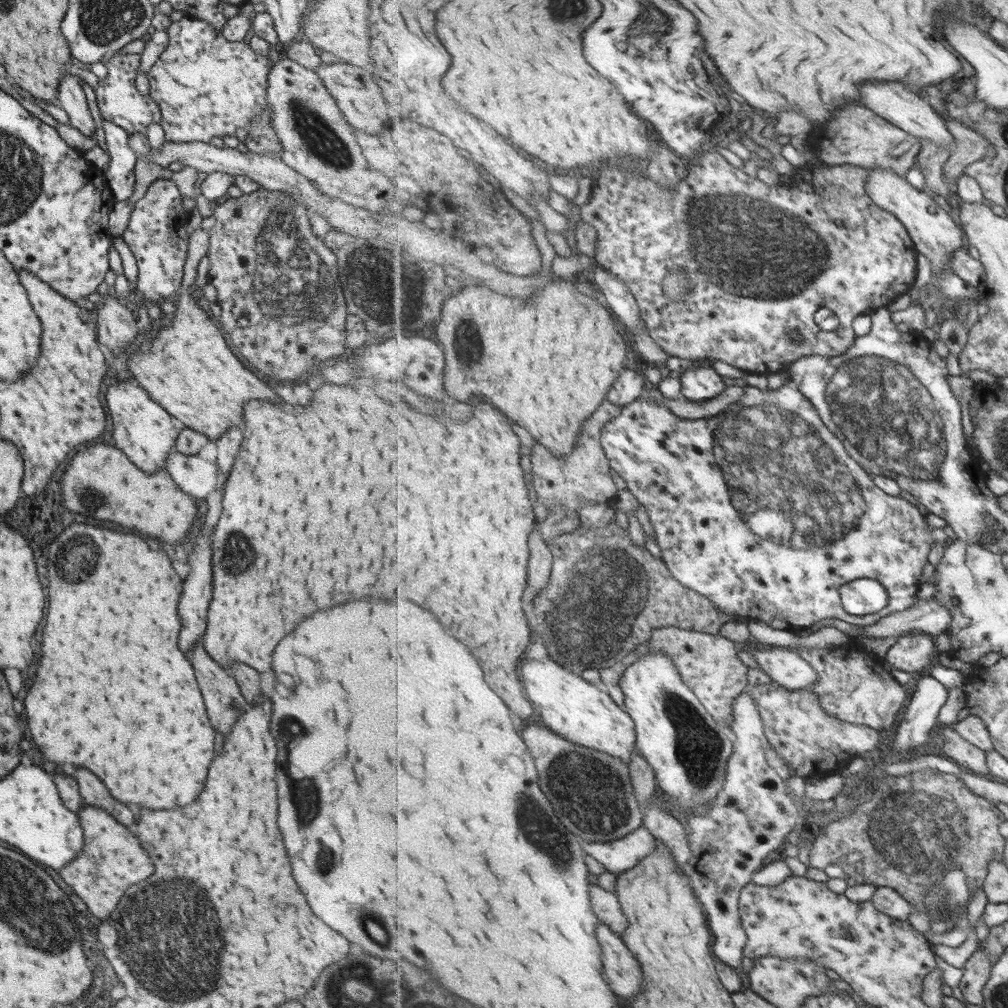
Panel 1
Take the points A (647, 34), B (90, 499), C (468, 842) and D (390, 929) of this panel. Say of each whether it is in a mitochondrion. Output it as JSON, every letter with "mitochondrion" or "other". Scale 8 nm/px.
{"A":"mitochondrion","B":"mitochondrion","C":"other","D":"mitochondrion"}

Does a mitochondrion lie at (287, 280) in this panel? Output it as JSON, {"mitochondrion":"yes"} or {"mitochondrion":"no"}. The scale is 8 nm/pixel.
{"mitochondrion":"yes"}

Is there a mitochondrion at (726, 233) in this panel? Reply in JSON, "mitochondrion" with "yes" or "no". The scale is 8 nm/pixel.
{"mitochondrion":"yes"}

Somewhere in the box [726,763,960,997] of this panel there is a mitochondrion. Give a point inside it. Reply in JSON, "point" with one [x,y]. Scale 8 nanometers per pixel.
{"point":[944,916]}

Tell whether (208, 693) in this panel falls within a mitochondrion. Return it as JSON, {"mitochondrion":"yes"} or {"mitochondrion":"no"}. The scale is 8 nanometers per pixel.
{"mitochondrion":"no"}

